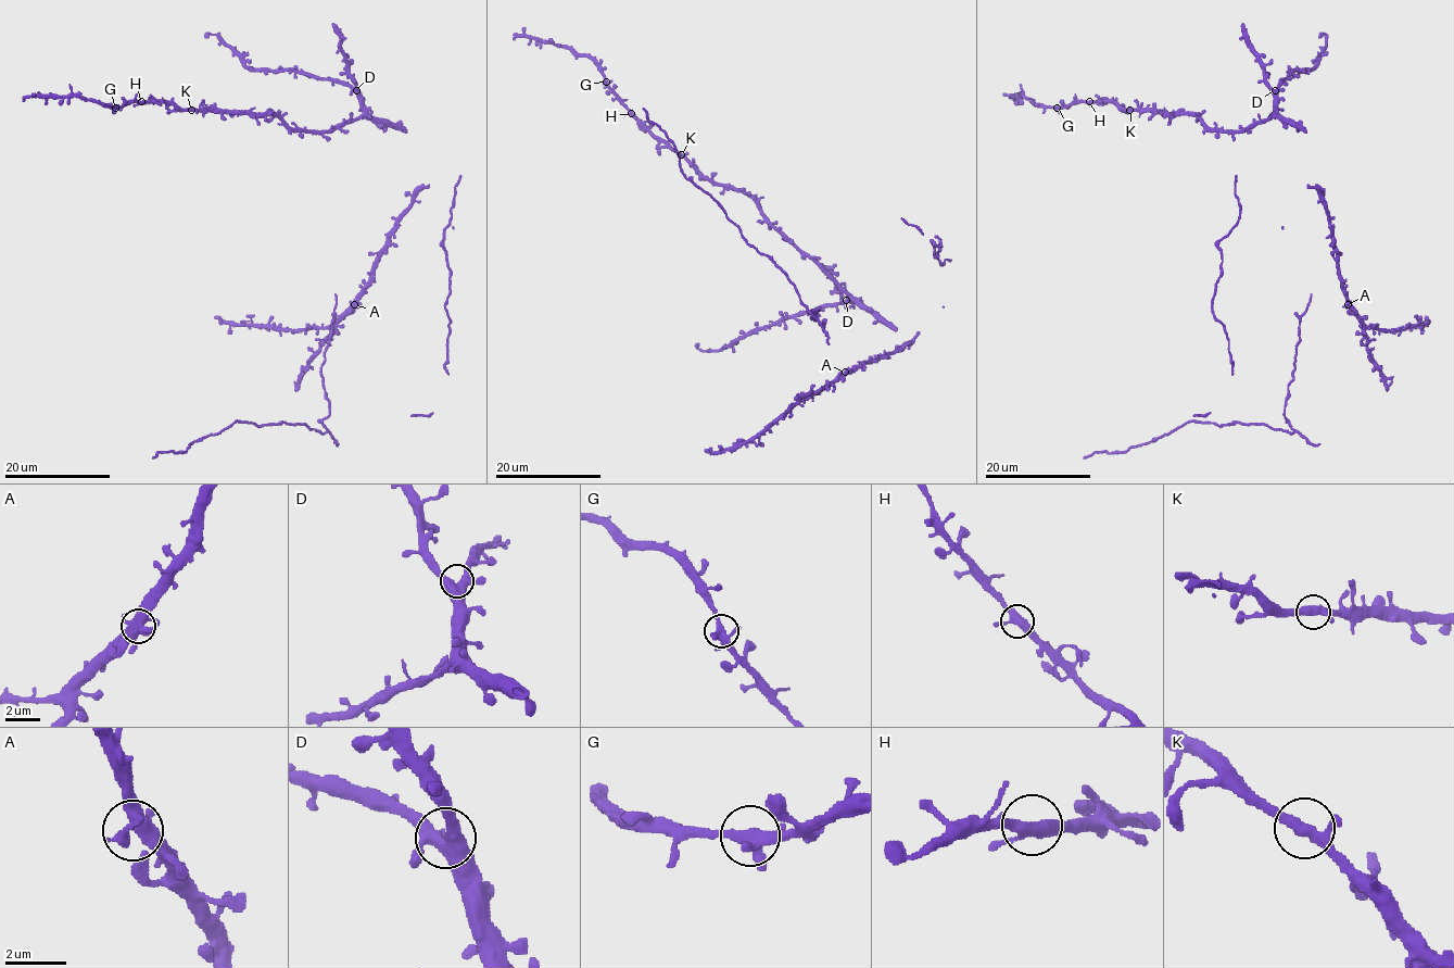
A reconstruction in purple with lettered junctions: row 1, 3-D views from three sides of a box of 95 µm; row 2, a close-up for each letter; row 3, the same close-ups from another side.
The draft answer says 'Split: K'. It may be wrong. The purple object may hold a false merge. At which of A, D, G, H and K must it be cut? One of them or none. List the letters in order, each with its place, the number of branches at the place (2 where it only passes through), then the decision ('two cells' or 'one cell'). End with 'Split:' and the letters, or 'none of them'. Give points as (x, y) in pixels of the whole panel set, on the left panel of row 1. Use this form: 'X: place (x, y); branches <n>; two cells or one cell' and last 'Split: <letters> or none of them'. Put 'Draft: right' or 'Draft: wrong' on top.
Draft: wrong
A: place (354, 304); branches 5; one cell
D: place (356, 90); branches 5; one cell
G: place (115, 108); branches 5; one cell
H: place (141, 101); branches 3; one cell
K: place (191, 110); branches 3; one cell
Split: none of them

